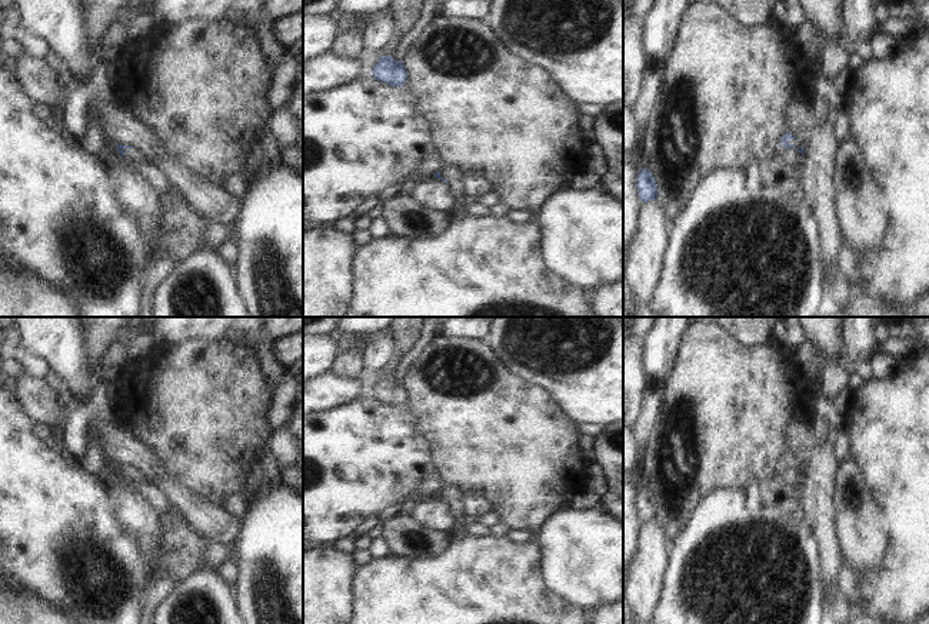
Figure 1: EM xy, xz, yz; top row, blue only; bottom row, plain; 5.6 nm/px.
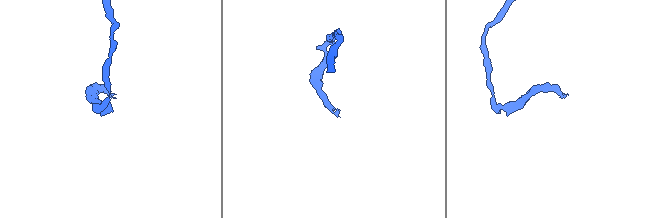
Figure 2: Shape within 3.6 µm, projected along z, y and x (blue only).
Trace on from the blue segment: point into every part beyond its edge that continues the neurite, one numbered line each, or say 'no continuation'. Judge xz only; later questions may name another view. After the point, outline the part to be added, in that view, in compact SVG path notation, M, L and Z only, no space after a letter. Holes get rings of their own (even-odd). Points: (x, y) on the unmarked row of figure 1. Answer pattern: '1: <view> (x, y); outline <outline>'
1: xz (453, 494); outline M446 483L444 487L439 493L447 501L447 504L453 508L456 515L466 514L466 508L463 503L466 491L463 491L457 485L452 485Z

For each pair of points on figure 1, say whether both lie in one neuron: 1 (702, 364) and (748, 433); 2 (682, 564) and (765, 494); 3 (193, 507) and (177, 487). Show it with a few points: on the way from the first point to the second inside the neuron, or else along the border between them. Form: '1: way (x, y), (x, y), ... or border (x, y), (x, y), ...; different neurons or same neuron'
1: way (713, 381), (723, 409), (731, 416); same neuron
2: way (703, 549), (743, 516); same neuron
3: way (189, 503), (177, 491); same neuron

